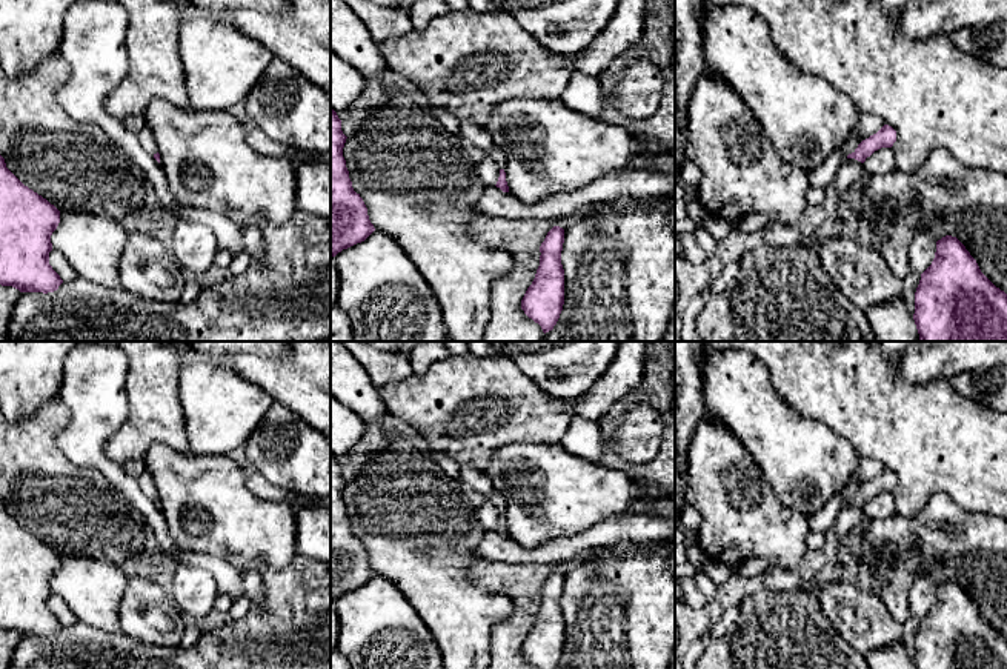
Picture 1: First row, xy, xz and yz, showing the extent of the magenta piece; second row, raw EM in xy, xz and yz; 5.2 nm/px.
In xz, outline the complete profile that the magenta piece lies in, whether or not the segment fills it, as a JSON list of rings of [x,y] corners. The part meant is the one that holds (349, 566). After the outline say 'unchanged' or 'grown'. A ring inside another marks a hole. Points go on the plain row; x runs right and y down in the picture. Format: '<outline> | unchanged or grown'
[[[331,452],[331,600],[364,586],[374,575],[367,552],[352,532],[343,492],[341,464]]] | unchanged

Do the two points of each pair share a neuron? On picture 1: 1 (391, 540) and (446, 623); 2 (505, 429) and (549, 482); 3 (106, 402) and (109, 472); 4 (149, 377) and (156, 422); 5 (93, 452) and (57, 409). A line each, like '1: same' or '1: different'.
1: same
2: different
3: same
4: same
5: different

